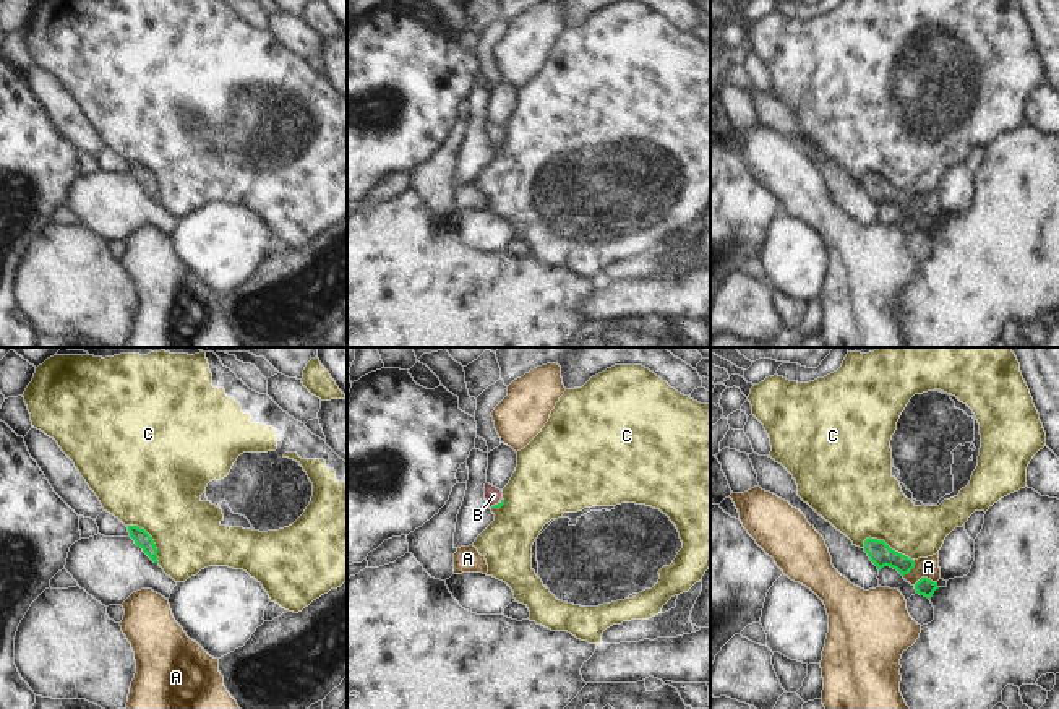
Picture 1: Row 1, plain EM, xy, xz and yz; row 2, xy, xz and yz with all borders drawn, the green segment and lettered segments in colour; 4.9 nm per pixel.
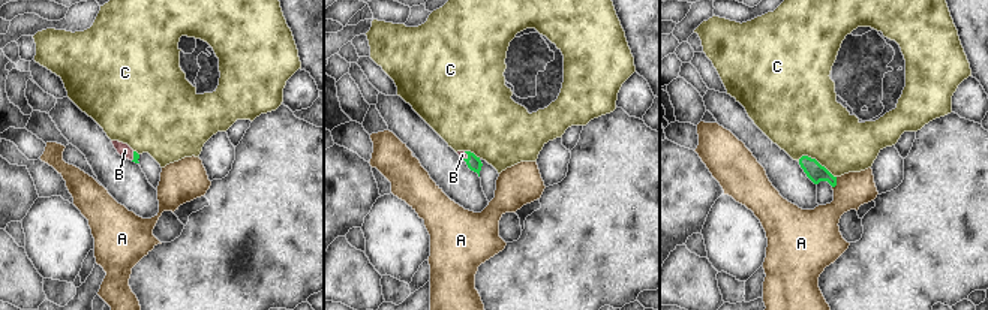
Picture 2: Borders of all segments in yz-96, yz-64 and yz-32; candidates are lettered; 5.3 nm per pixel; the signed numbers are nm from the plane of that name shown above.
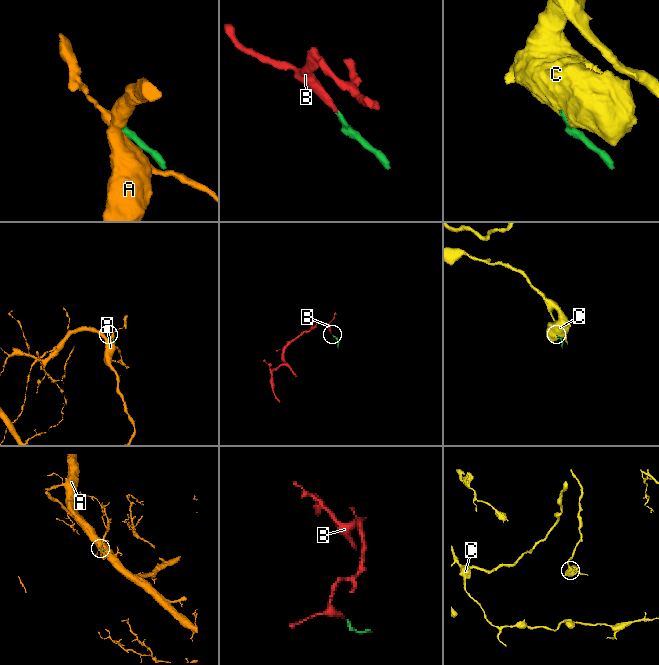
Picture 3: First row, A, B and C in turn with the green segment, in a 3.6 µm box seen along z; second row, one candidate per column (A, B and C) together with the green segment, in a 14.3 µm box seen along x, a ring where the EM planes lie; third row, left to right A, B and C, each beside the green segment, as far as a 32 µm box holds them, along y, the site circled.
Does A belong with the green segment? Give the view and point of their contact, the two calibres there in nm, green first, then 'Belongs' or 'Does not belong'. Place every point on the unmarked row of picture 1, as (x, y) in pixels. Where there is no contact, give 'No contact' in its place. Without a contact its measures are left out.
Touches green at yz (925, 214). Thickness 90 nm (green) against 100 nm. Does not belong.

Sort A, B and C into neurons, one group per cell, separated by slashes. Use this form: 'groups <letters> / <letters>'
groups A / B / C

